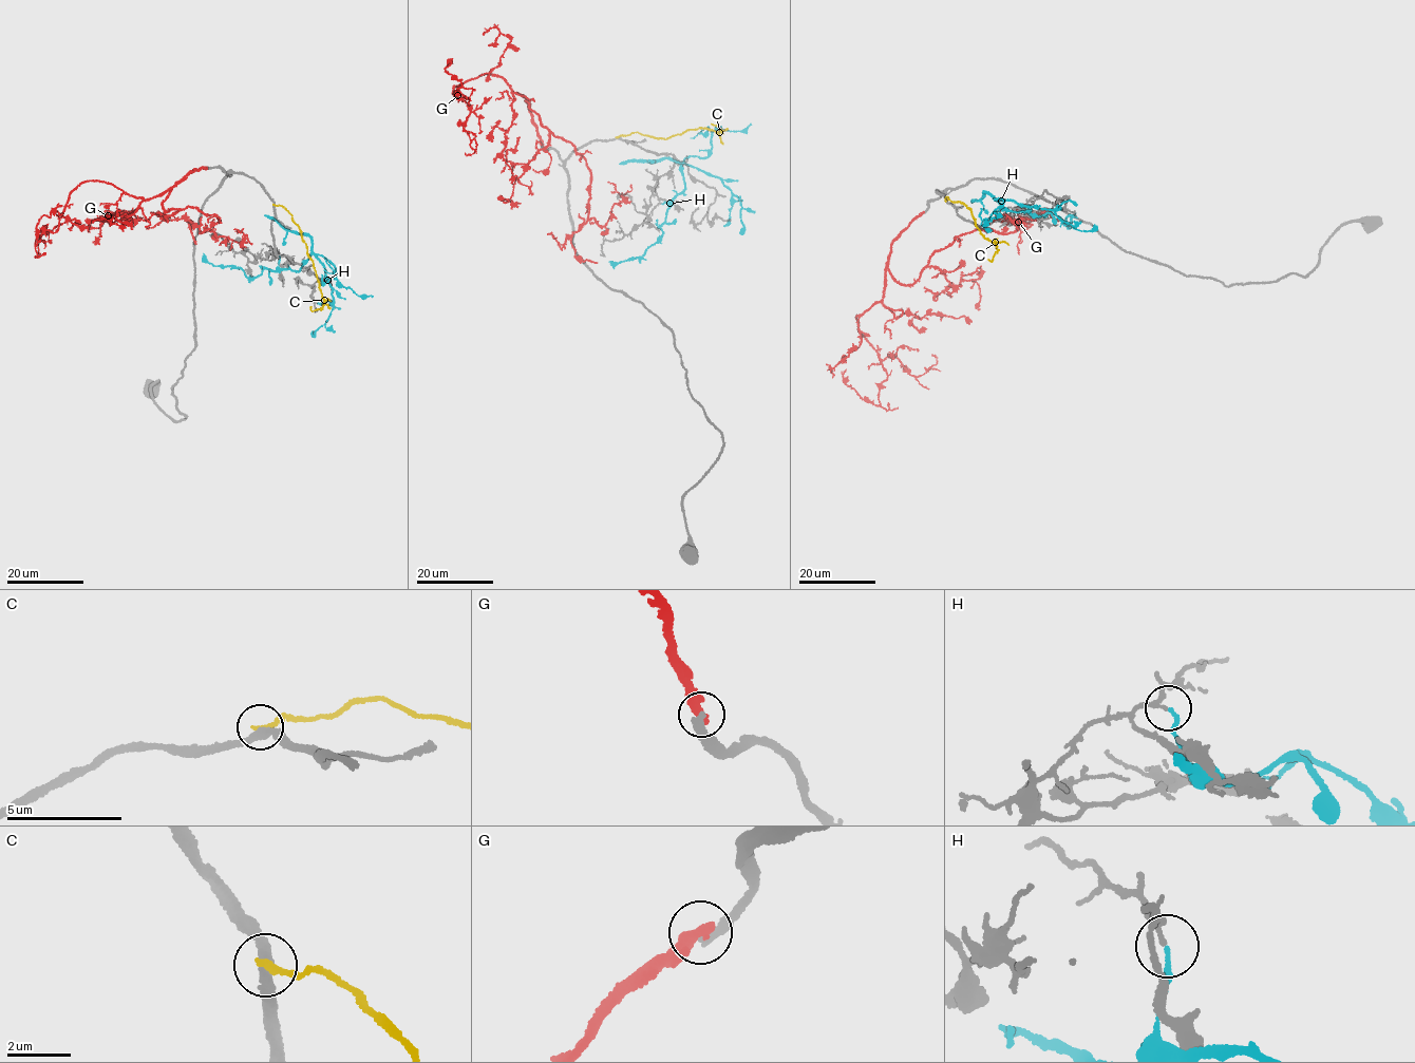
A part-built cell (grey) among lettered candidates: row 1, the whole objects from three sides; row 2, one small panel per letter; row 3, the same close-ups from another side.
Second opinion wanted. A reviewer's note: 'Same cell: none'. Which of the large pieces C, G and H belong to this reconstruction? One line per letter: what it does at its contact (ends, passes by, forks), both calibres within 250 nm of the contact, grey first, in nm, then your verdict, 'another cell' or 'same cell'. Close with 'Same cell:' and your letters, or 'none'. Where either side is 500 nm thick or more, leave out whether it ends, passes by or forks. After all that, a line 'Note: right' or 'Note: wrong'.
C: it ends; calibres 300 and 200 nm; another cell
G: it ends; calibres 320 and 440 nm; another cell
H: it ends; calibres 130 and 120 nm; another cell
Same cell: none
Note: right

